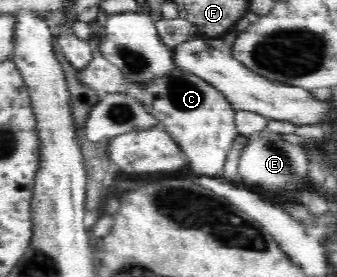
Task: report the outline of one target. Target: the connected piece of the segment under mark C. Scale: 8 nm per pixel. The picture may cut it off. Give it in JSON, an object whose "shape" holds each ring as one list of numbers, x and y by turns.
{"shape":[[92,47,92,50,92,61,84,67,84,71,77,73,80,84,93,88,97,93,103,91,107,94,122,93,132,96,157,119,160,128,184,151,187,167,194,173,208,173,210,177,214,177,214,173,218,175,224,169,228,151,234,145,239,132,236,131,236,111,218,89,198,75,182,70,181,66,175,66,171,73,154,77,146,83,134,83,99,55,98,49]]}

